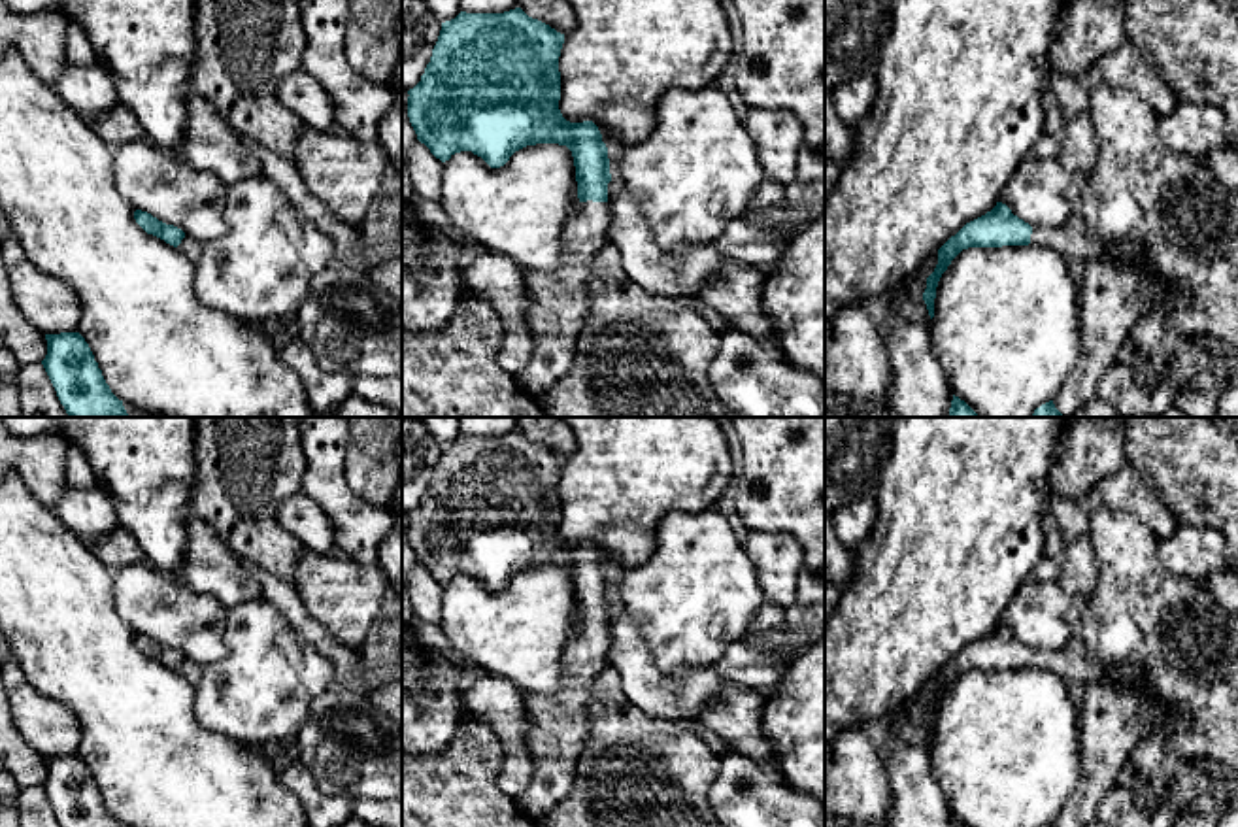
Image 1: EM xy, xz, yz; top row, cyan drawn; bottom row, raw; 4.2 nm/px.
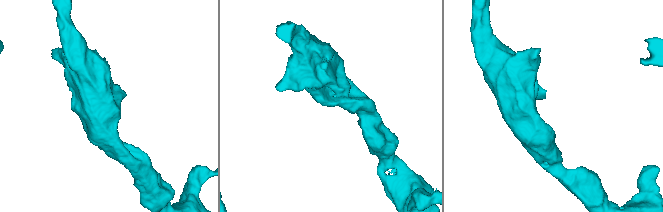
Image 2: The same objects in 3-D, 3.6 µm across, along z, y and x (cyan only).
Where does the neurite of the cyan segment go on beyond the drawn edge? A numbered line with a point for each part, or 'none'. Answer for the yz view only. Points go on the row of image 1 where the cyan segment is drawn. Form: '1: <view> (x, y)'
1: yz (1072, 238)

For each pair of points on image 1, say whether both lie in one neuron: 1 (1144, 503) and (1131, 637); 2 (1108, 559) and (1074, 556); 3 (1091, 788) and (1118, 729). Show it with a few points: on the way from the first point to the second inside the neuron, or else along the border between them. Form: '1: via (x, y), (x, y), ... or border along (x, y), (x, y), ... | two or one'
1: border along (1103, 501), (1138, 520), (1157, 539) | two
2: border along (1086, 535), (1093, 546), (1093, 565), (1099, 573) | two
3: via (1097, 773), (1103, 744) | one

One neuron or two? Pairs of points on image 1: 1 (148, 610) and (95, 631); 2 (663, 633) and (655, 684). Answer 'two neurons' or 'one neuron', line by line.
1: two neurons
2: two neurons

